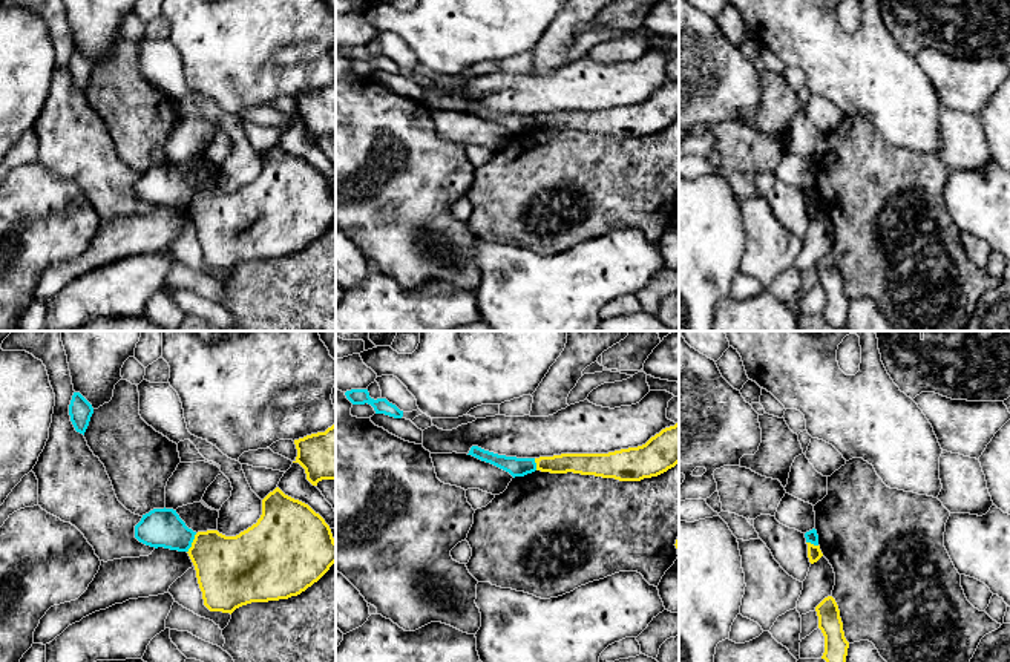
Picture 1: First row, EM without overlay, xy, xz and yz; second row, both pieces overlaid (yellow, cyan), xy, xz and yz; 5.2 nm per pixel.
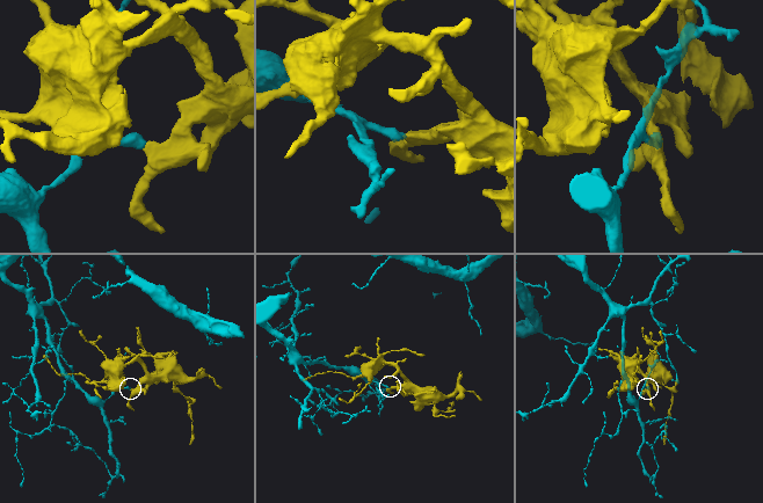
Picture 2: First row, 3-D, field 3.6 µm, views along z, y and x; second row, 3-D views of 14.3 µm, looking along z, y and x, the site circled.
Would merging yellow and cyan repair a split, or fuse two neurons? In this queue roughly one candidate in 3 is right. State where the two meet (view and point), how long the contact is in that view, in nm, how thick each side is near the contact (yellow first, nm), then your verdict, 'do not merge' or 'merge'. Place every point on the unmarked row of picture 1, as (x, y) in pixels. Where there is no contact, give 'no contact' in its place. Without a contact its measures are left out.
contact xy (192, 199); length 120 nm; calibres 360 and 200 nm; do not merge

